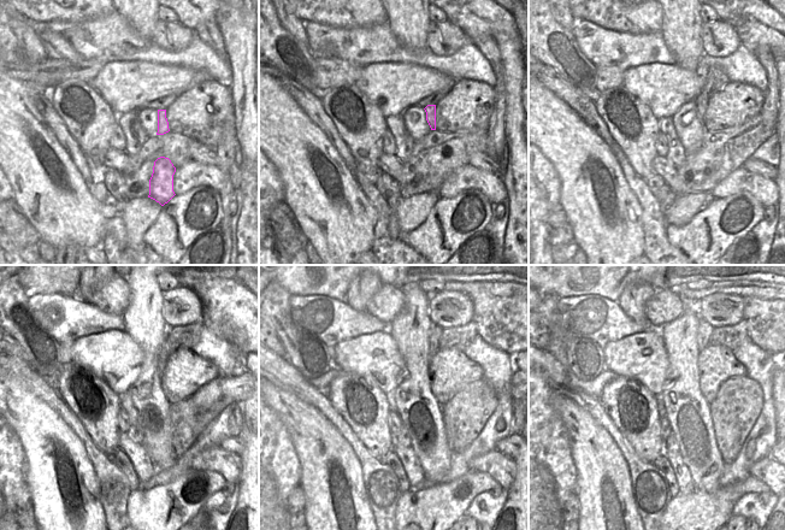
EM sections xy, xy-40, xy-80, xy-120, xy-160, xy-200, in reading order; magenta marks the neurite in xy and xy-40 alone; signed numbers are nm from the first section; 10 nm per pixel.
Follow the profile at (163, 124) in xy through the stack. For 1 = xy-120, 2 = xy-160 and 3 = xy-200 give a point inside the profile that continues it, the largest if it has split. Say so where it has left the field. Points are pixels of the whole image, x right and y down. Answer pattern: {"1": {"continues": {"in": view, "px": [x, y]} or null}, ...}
{"1": {"continues": {"in": "xy-120", "px": [164, 351]}}, "2": {"continues": {"in": "xy-160", "px": [436, 331]}}, "3": {"continues": {"in": "xy-200", "px": [704, 330]}}}

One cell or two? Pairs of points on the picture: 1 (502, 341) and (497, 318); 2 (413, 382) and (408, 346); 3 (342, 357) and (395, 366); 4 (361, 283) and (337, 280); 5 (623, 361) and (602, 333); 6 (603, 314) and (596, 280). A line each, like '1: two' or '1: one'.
1: two
2: one
3: one
4: two
5: two
6: two

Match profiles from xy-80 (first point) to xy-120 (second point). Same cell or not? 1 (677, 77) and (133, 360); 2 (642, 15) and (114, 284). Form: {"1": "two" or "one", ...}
{"1": "one", "2": "one"}

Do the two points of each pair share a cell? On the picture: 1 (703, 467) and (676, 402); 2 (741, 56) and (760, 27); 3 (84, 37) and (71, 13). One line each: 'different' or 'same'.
1: same
2: different
3: different

